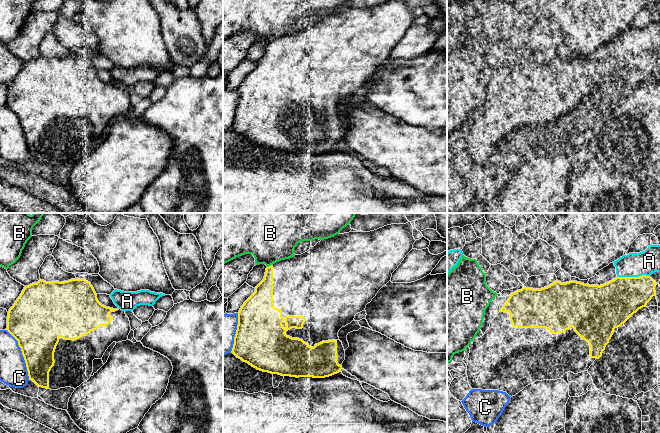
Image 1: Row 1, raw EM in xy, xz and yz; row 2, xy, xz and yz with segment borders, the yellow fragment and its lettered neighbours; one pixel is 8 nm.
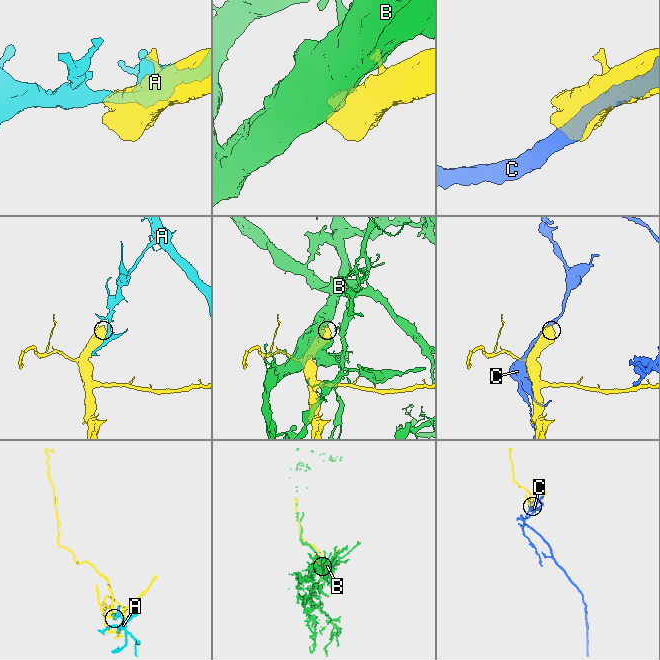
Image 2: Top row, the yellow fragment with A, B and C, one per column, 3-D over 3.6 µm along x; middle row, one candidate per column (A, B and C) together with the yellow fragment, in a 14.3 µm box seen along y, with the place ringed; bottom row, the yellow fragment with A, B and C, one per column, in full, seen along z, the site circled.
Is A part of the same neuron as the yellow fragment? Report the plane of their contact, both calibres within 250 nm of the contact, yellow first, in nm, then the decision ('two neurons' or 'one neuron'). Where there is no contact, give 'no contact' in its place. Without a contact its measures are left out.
contact in yz; calibres 340 and 190 nm; two neurons

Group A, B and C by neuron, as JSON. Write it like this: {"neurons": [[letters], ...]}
{"neurons": [["A"], ["B"], ["C"]]}

